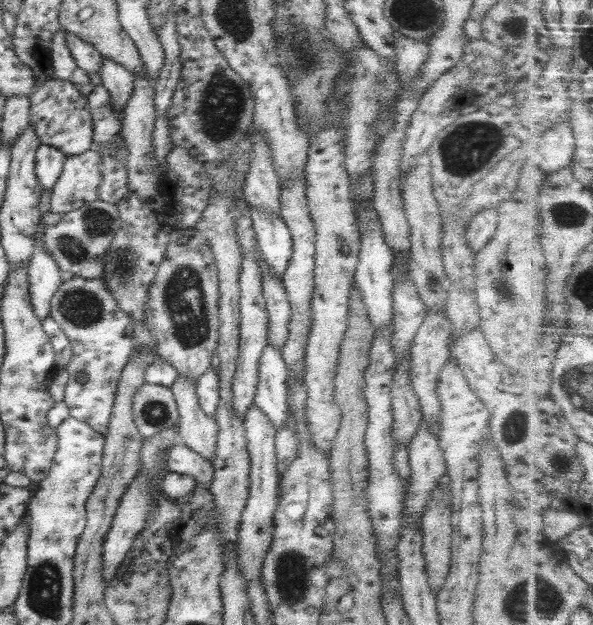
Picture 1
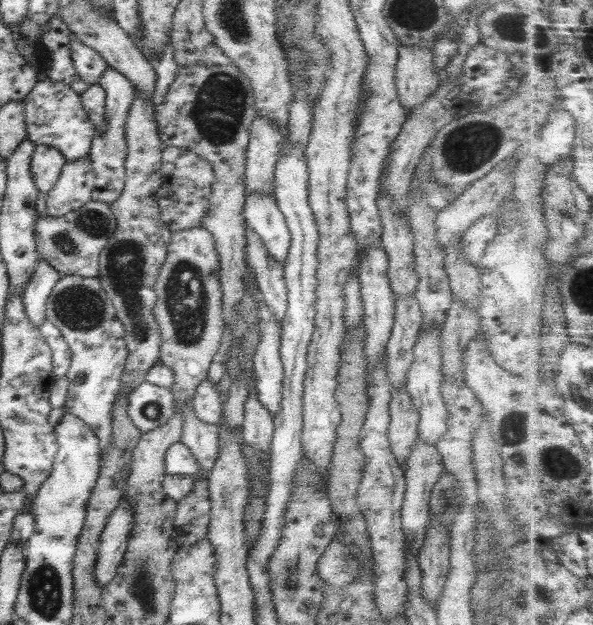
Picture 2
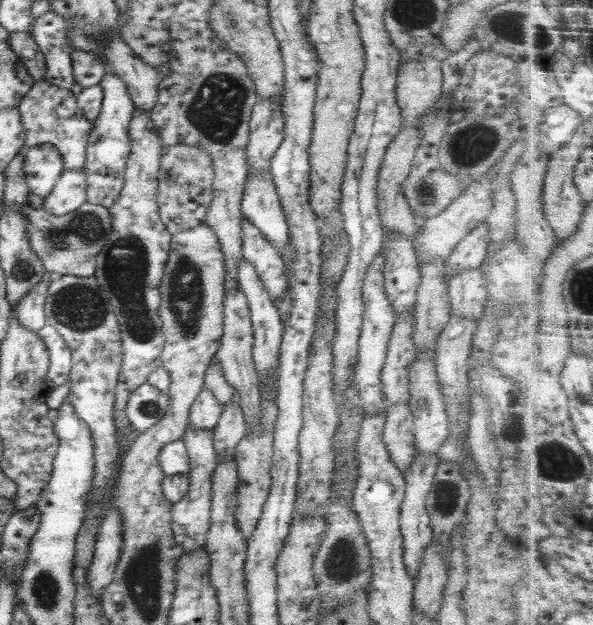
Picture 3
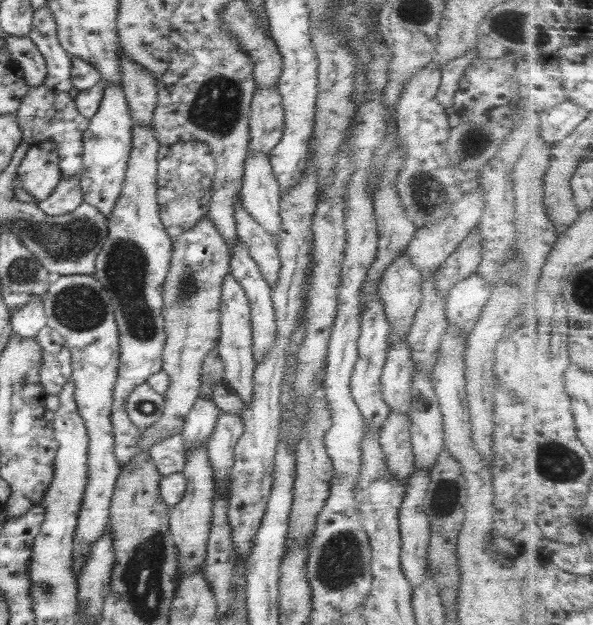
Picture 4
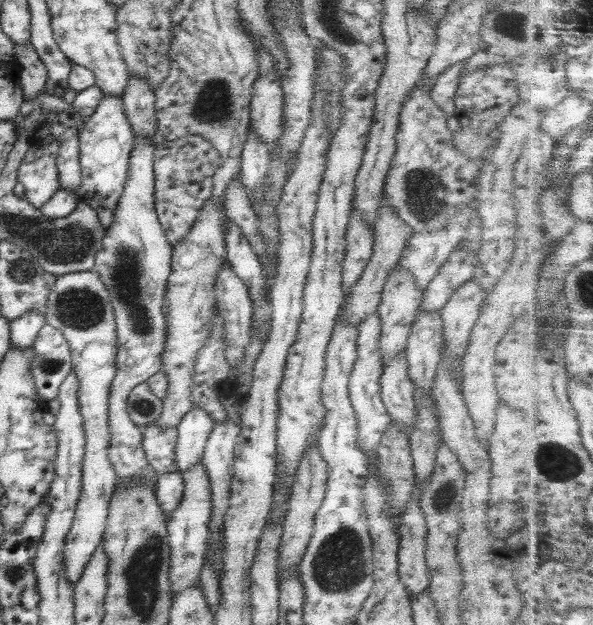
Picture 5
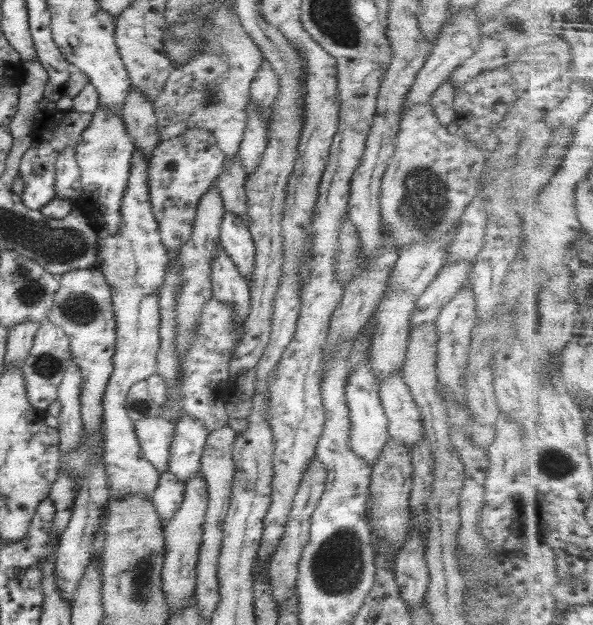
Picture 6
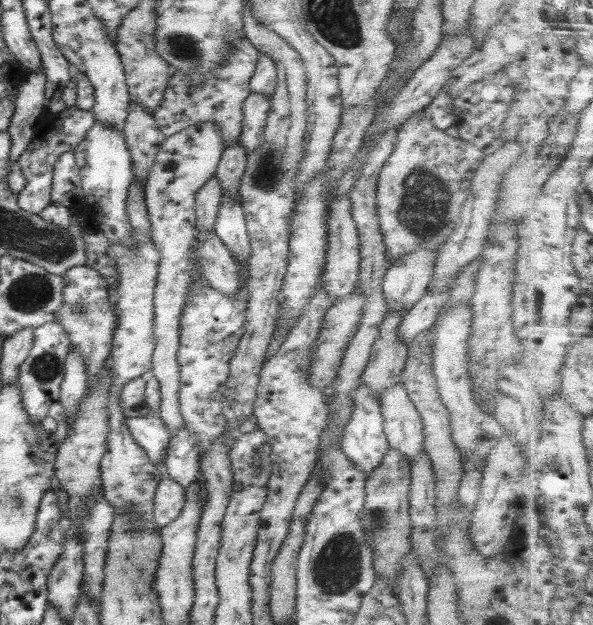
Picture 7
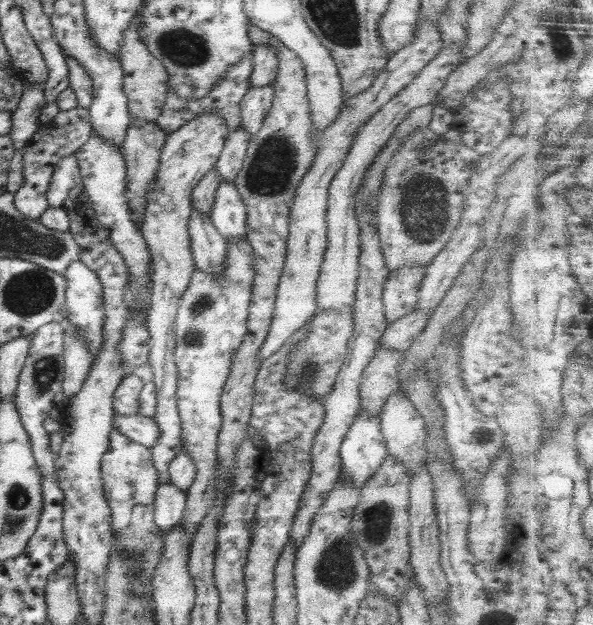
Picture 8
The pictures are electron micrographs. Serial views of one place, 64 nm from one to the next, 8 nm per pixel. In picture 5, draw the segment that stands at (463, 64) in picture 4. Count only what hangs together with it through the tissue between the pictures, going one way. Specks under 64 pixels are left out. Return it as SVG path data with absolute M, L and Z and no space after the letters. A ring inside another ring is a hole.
M461 60L444 70L431 88L433 101L445 112L447 118L455 115L455 92L461 81L461 70L466 61Z

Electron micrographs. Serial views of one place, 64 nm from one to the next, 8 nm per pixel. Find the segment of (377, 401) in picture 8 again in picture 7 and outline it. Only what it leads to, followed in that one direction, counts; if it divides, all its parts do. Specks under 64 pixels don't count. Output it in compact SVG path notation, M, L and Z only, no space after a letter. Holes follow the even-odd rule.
M408 308L385 312L380 332L375 338L370 356L361 379L380 398L380 393L401 382L401 374L407 359L407 345L399 336L397 328Z

